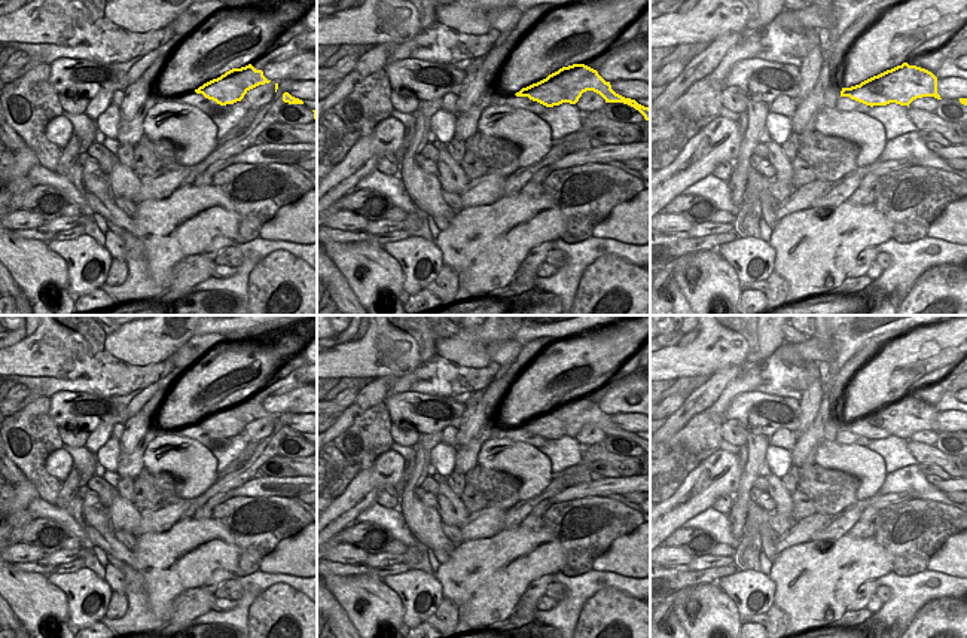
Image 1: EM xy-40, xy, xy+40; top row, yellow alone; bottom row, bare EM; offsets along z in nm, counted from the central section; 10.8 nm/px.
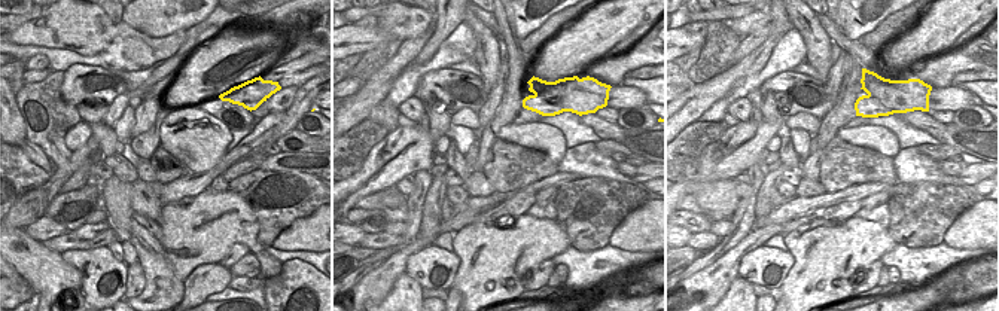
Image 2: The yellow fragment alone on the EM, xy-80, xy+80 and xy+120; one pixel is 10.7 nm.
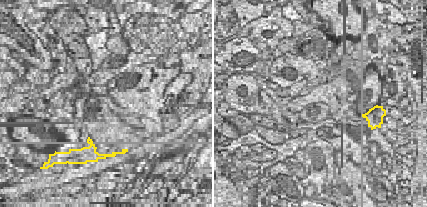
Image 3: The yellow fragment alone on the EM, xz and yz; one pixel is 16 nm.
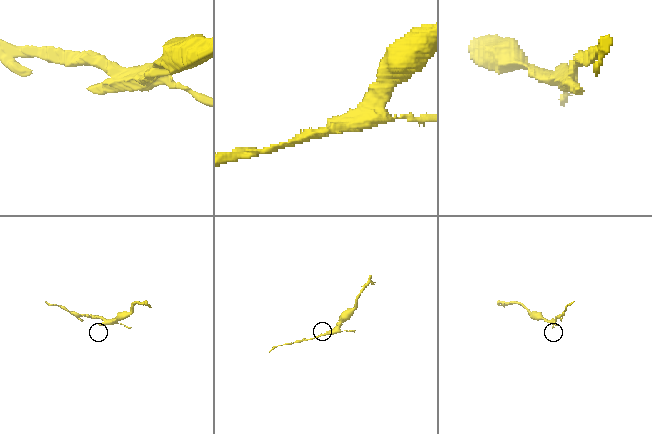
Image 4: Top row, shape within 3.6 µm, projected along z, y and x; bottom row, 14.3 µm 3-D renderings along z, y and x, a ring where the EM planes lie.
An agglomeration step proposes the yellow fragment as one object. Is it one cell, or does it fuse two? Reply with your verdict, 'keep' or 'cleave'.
cleave

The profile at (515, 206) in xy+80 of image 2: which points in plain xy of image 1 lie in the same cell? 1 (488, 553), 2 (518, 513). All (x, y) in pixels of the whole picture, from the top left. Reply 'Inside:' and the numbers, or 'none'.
Inside: 2

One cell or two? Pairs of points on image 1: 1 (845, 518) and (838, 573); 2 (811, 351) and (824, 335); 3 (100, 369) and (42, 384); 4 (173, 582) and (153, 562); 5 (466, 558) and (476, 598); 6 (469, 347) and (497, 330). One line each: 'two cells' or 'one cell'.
1: two cells
2: two cells
3: two cells
4: one cell
5: one cell
6: one cell

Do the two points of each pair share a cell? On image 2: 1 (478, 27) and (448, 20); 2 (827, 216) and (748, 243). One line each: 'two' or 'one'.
1: two
2: one

